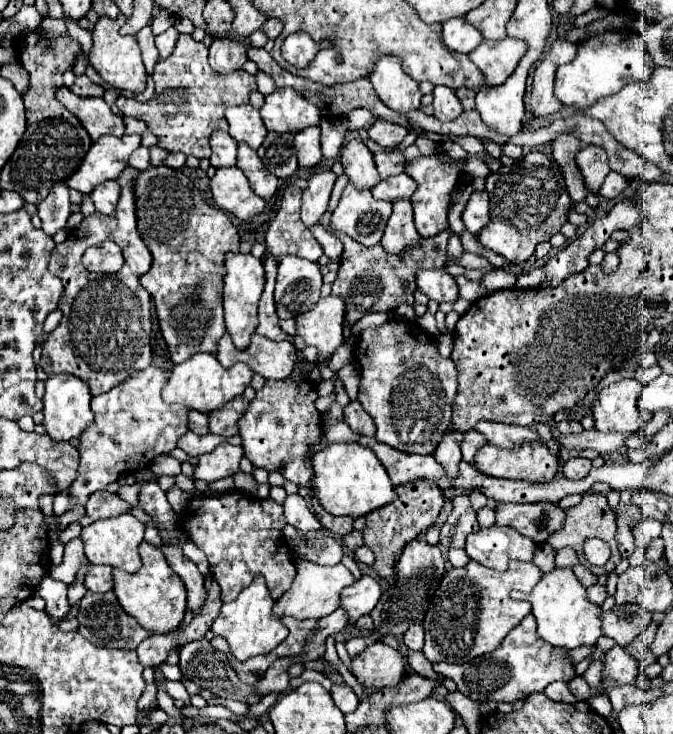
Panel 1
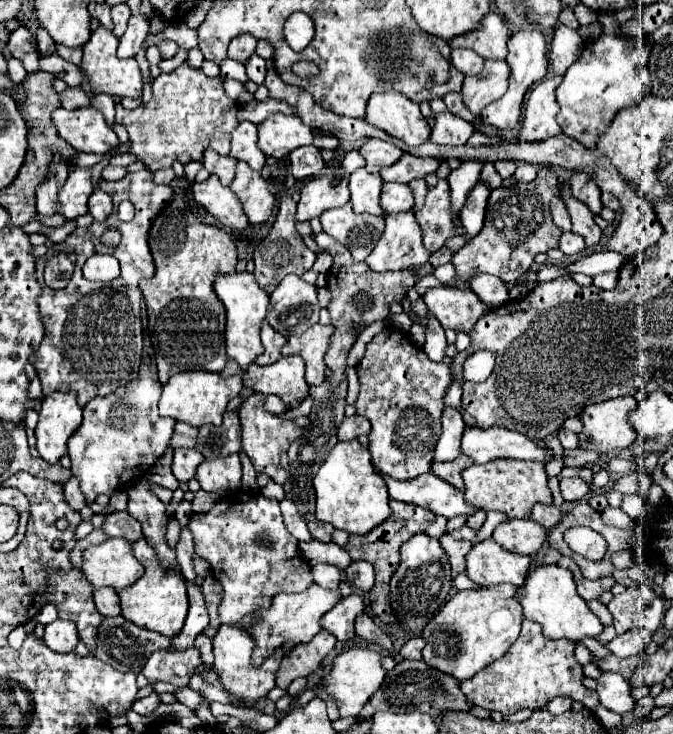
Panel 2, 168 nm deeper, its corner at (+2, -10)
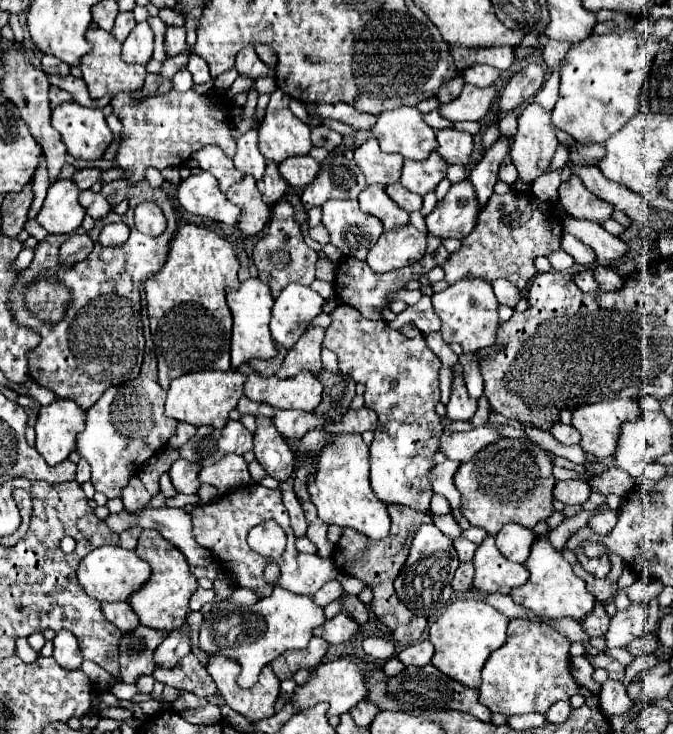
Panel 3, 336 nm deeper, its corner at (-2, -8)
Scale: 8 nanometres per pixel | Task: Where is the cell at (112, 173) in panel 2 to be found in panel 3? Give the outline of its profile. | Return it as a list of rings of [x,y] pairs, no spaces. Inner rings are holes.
[[[92,167],[92,169],[82,169],[82,171],[78,171],[78,173],[74,173],[74,181],[78,183],[78,187],[84,191],[84,189],[90,189],[92,187],[92,183],[96,183],[100,177],[104,175],[104,171],[102,169],[96,169],[96,167]]]

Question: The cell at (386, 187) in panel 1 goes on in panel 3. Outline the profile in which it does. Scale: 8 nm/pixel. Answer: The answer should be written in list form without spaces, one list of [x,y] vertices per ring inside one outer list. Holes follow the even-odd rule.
[[[400,183],[388,185],[388,187],[386,187],[386,193],[388,193],[388,197],[390,197],[394,203],[398,203],[398,205],[400,205],[404,211],[408,211],[408,213],[422,209],[422,197],[410,193],[410,191],[404,189]]]

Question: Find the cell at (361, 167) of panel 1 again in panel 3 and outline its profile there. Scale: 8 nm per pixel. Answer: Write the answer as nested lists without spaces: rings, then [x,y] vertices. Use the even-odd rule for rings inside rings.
[[[368,185],[360,195],[358,195],[360,209],[364,213],[370,213],[378,217],[384,223],[384,229],[394,229],[398,225],[408,223],[408,213],[402,211],[384,191],[382,185]]]

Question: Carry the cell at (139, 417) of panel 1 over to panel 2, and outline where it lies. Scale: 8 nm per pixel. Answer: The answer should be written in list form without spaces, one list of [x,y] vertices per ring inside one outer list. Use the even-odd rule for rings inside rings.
[[[134,379],[124,387],[118,387],[114,393],[106,397],[92,399],[84,407],[84,421],[76,429],[76,433],[68,439],[68,455],[72,459],[72,475],[80,477],[80,489],[88,503],[94,503],[94,499],[100,493],[112,495],[114,491],[120,491],[124,485],[128,485],[130,479],[142,475],[144,471],[154,465],[154,461],[168,449],[170,435],[174,431],[176,421],[166,419],[158,415],[158,399],[162,393],[162,385],[154,379]]]

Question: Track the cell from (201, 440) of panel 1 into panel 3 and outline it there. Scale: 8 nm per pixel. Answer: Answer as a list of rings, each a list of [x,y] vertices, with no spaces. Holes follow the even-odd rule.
[[[178,457],[168,473],[170,473],[170,479],[178,493],[190,495],[190,493],[198,491],[198,487],[200,487],[200,479],[198,479],[200,465],[198,463],[190,463],[190,461]]]

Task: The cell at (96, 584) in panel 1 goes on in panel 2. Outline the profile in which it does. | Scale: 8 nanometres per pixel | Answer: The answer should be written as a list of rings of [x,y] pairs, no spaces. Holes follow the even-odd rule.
[[[112,587],[96,589],[96,591],[94,591],[94,603],[96,603],[98,613],[104,615],[104,617],[116,617],[116,615],[122,613],[118,593],[116,593]]]

